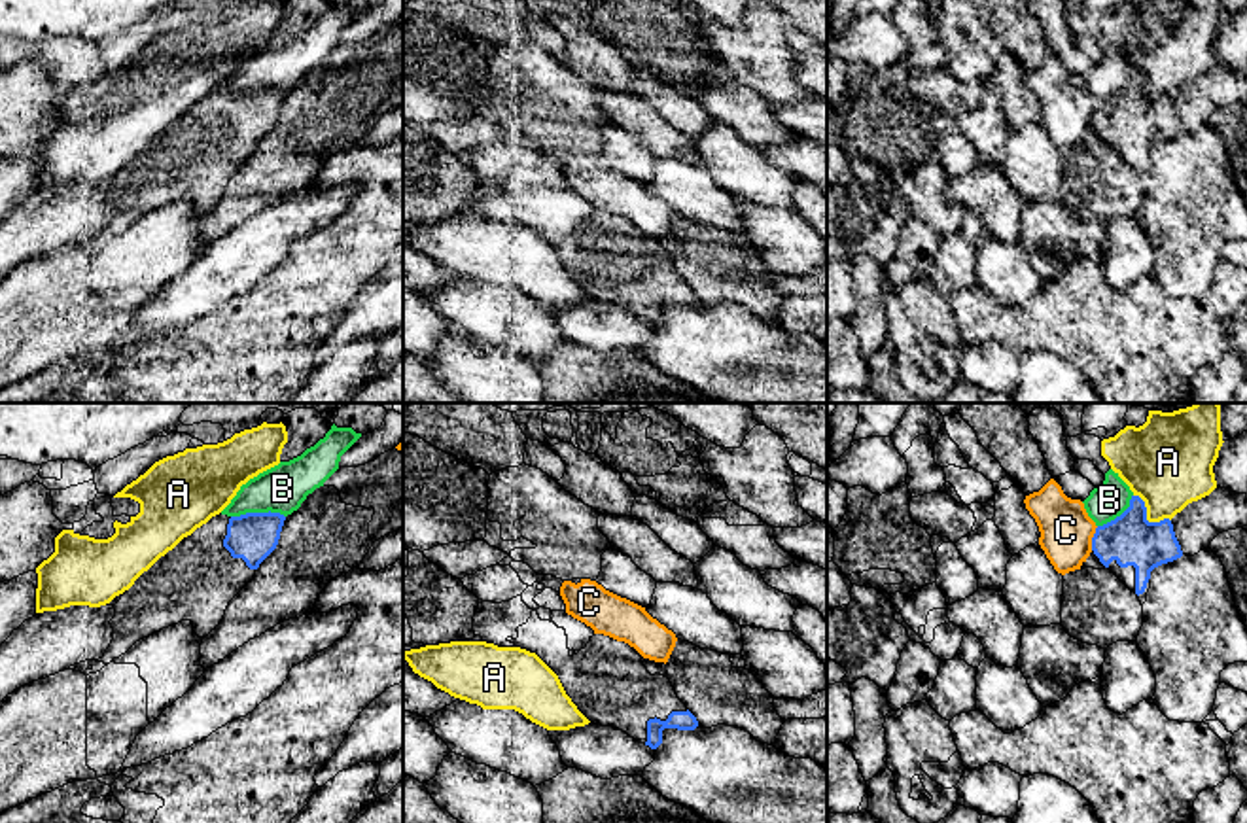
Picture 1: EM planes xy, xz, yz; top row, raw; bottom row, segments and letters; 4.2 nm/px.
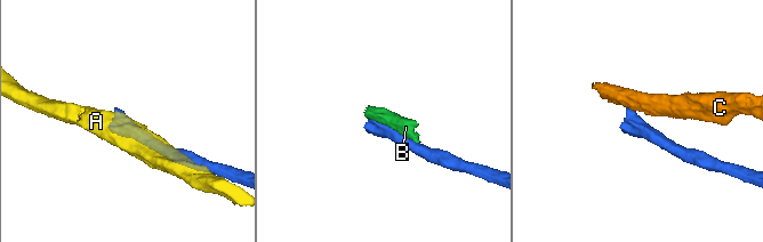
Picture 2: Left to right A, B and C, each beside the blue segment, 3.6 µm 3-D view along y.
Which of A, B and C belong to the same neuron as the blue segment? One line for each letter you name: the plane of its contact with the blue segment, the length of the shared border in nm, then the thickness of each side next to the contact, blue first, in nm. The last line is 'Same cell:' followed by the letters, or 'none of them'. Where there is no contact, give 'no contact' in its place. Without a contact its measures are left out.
Same cell: none of them

